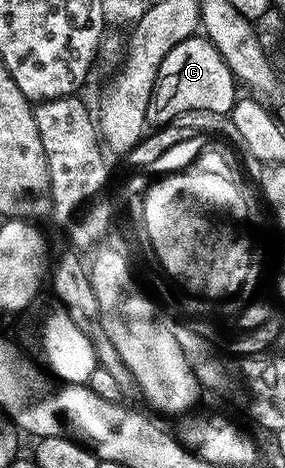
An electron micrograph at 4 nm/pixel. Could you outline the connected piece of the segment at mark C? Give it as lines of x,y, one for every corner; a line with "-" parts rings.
197,34
178,42
166,58
162,58
162,66
158,66
158,74
154,82
154,90
150,94
150,106
146,106
146,118
149,125
163,124
168,126
172,119
186,110
208,110
215,114
231,113
238,99
238,81
226,66
222,54
203,35

